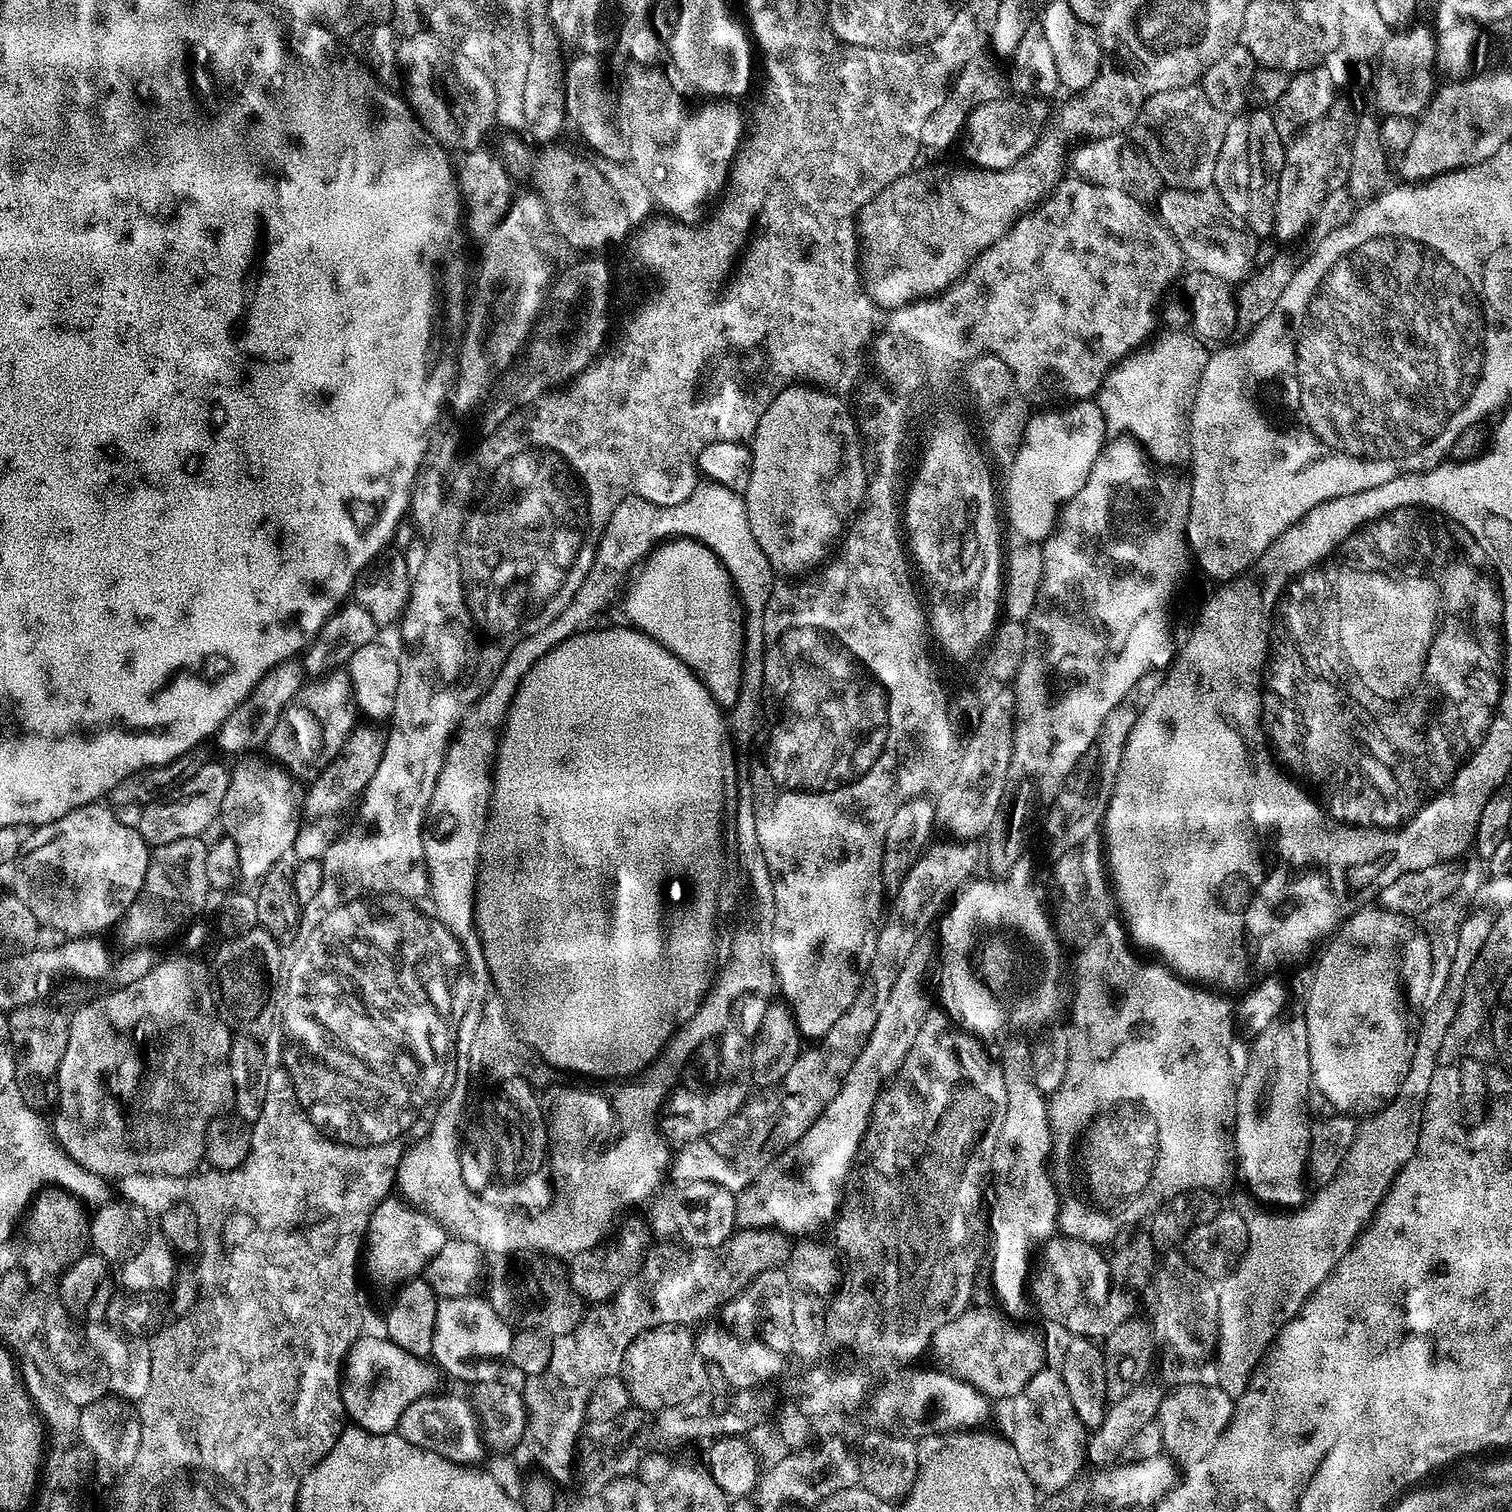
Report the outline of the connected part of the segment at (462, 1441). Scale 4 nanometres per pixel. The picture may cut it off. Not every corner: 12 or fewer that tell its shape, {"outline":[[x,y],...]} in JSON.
{"outline":[[420,1397],[398,1435],[455,1464],[486,1449],[465,1397]]}

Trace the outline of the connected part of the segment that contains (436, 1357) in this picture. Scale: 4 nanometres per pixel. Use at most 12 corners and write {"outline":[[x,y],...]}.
{"outline":[[479,1295],[437,1303],[431,1359],[483,1382],[513,1329]]}

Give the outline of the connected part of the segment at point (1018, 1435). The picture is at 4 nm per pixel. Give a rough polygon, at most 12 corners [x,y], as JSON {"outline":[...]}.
{"outline":[[1055,1367],[1011,1398],[1010,1439],[1037,1481],[1075,1454],[1082,1425]]}

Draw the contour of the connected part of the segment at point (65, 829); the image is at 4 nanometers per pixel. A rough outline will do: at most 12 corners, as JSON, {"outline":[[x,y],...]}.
{"outline":[[100,806],[23,837],[7,891],[64,938],[104,934],[146,852]]}

